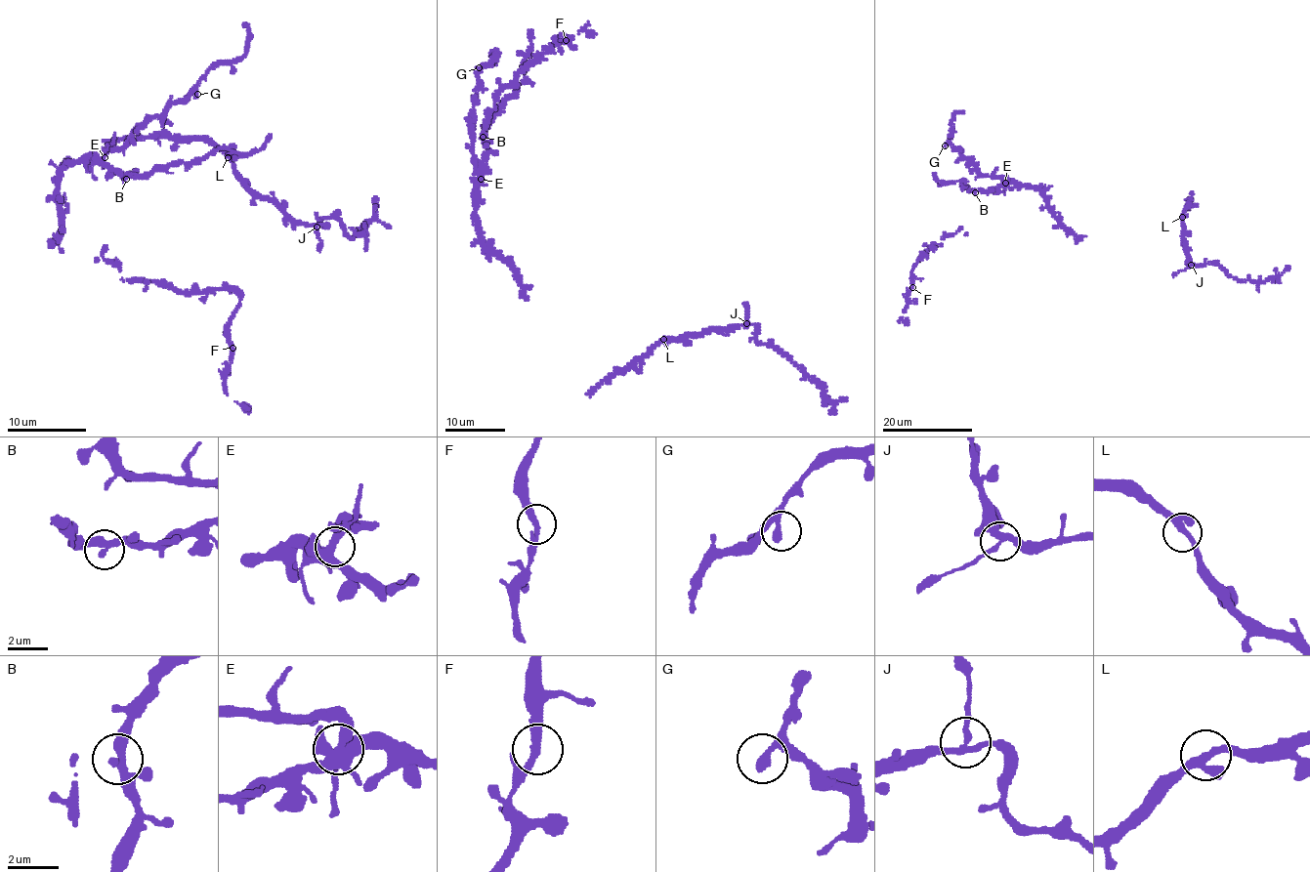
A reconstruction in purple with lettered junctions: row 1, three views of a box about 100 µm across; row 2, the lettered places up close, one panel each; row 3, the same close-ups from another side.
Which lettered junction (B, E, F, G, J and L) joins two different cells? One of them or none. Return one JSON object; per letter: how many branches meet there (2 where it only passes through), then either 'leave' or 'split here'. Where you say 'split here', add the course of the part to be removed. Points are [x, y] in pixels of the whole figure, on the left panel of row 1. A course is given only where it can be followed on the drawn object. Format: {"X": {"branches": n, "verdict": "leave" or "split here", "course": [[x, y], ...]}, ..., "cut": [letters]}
{"B": {"branches": 2, "verdict": "leave"}, "E": {"branches": 3, "verdict": "leave"}, "F": {"branches": 2, "verdict": "leave"}, "G": {"branches": 2, "verdict": "leave"}, "J": {"branches": 3, "verdict": "split here", "course": [[316, 226], [322, 240], [319, 252]]}, "L": {"branches": 3, "verdict": "leave"}, "cut": ["J"]}

